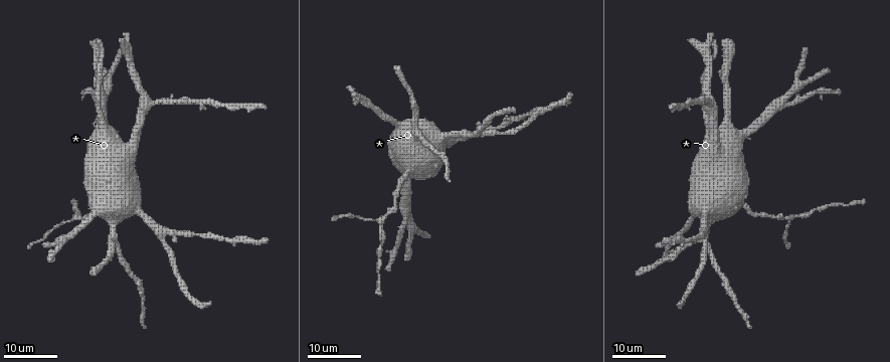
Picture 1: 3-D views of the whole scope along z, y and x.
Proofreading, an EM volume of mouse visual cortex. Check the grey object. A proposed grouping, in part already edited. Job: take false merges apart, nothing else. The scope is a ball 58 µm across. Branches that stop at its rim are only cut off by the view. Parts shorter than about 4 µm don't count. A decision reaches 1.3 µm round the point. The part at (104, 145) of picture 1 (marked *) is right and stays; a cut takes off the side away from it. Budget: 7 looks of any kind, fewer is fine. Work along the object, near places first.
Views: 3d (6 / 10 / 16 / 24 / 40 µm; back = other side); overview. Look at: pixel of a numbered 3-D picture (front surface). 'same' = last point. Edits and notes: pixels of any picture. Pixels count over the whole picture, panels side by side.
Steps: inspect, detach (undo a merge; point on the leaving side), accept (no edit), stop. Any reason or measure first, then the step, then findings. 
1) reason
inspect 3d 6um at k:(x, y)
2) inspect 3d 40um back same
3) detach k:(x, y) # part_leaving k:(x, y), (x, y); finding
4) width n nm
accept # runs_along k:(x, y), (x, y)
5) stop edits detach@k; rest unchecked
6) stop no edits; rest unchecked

inspect 3d 24um at 1:(153, 101)

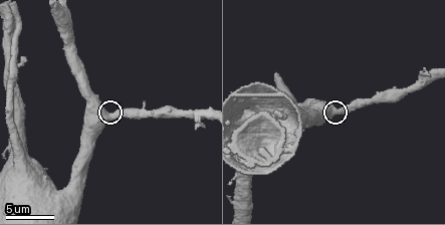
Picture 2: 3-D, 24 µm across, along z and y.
closer look
inspect 3d 6um at 2:(333, 114)

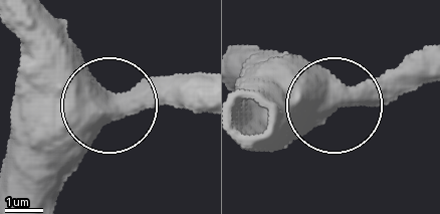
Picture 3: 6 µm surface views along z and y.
accept # continuous, no second cell

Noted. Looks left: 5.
inspect 3d 24um at 1:(442, 140)

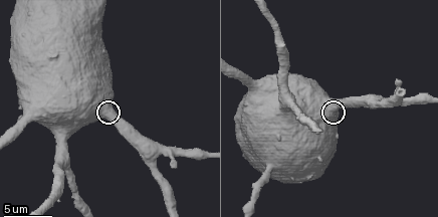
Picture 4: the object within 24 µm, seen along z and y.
inspect 3d 10um at 4:(330, 109)

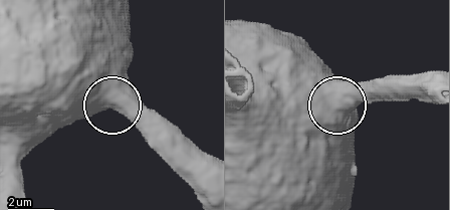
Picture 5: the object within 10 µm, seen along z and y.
side_arm 25 um
accept # one cell here

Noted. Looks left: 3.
inspect 3d 6um at 4:(148, 163)

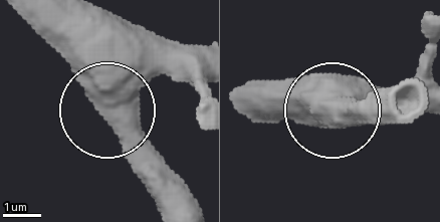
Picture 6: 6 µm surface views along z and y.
other side
inspect 3d 6um back at 6:(111, 117)

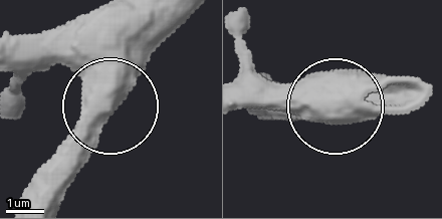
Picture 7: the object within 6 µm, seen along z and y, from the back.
width 520 nm
accept # all the same cell

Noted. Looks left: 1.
stop no edits; rest unchecked

